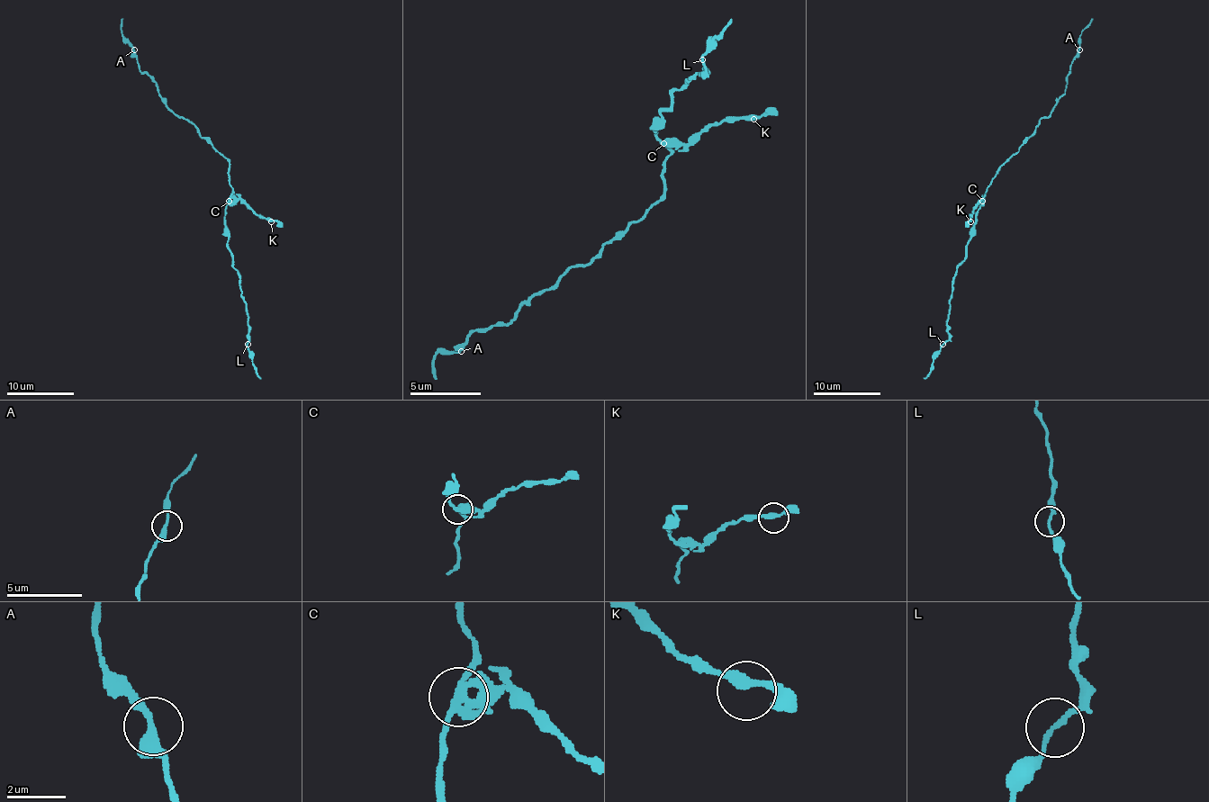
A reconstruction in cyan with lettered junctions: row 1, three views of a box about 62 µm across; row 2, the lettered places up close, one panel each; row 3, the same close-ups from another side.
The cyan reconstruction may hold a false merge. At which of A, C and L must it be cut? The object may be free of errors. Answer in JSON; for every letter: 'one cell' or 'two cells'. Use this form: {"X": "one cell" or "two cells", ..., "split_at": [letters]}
{"A": "one cell", "C": "two cells", "L": "one cell", "split_at": ["C"]}

